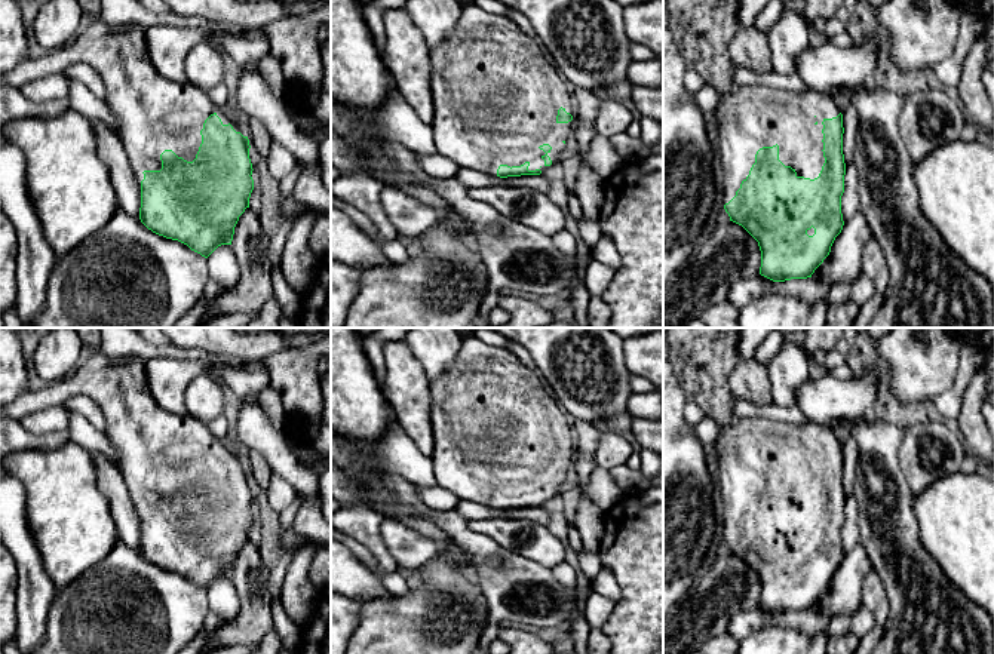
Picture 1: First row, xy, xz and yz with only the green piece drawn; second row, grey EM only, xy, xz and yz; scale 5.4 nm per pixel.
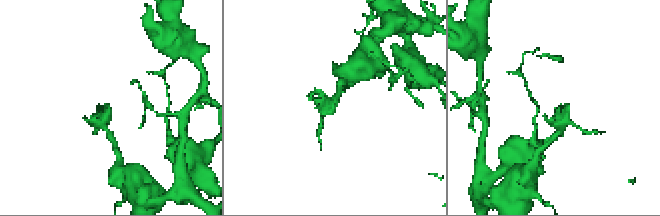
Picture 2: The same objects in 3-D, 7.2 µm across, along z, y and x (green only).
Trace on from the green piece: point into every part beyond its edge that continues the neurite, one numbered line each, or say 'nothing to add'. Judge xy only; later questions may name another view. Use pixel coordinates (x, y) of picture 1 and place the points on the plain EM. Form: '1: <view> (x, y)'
1: xy (153, 445)

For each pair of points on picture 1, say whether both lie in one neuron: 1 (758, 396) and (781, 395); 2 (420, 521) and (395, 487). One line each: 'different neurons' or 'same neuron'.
1: different neurons
2: same neuron

